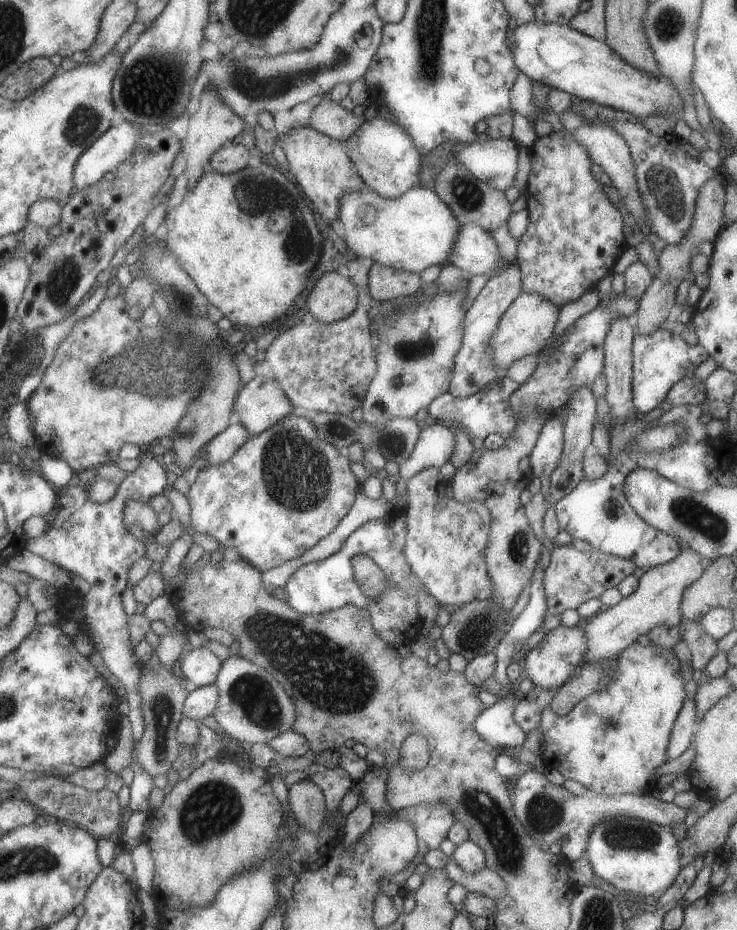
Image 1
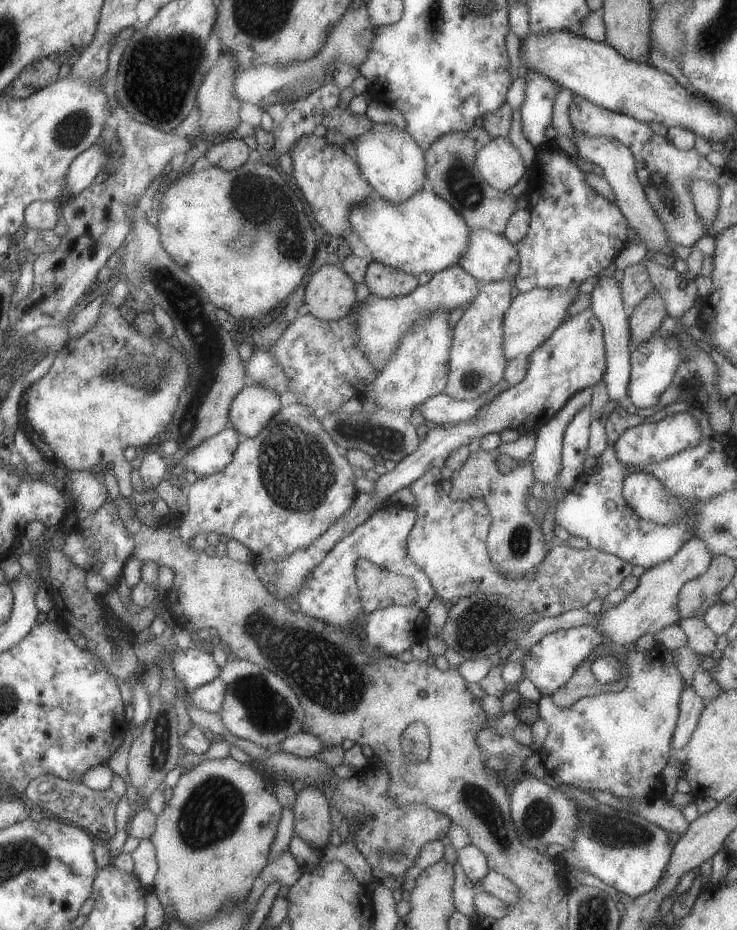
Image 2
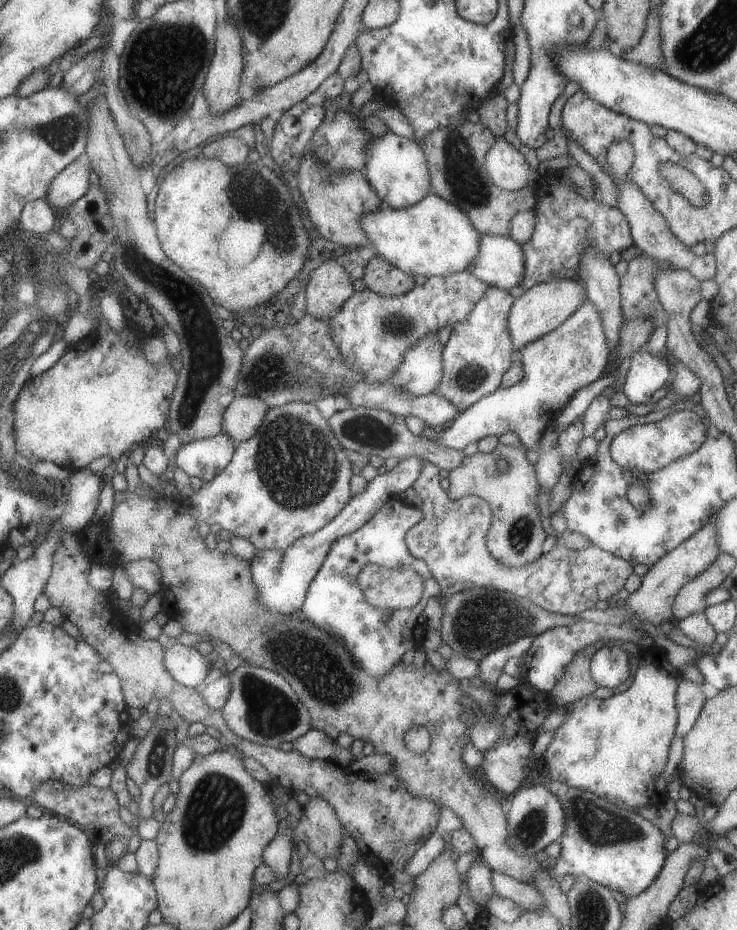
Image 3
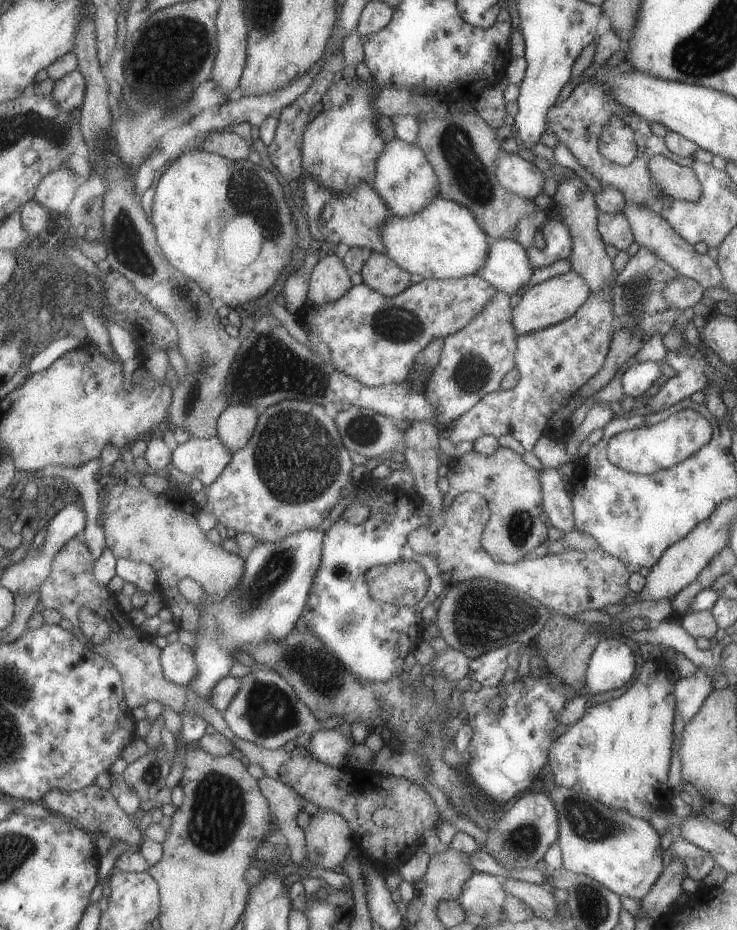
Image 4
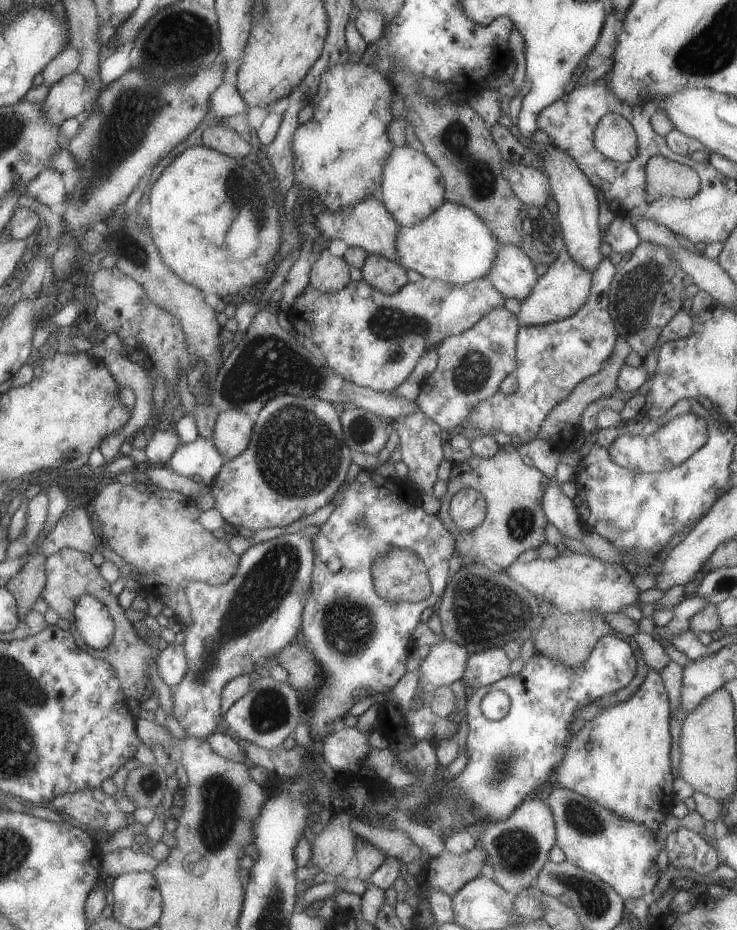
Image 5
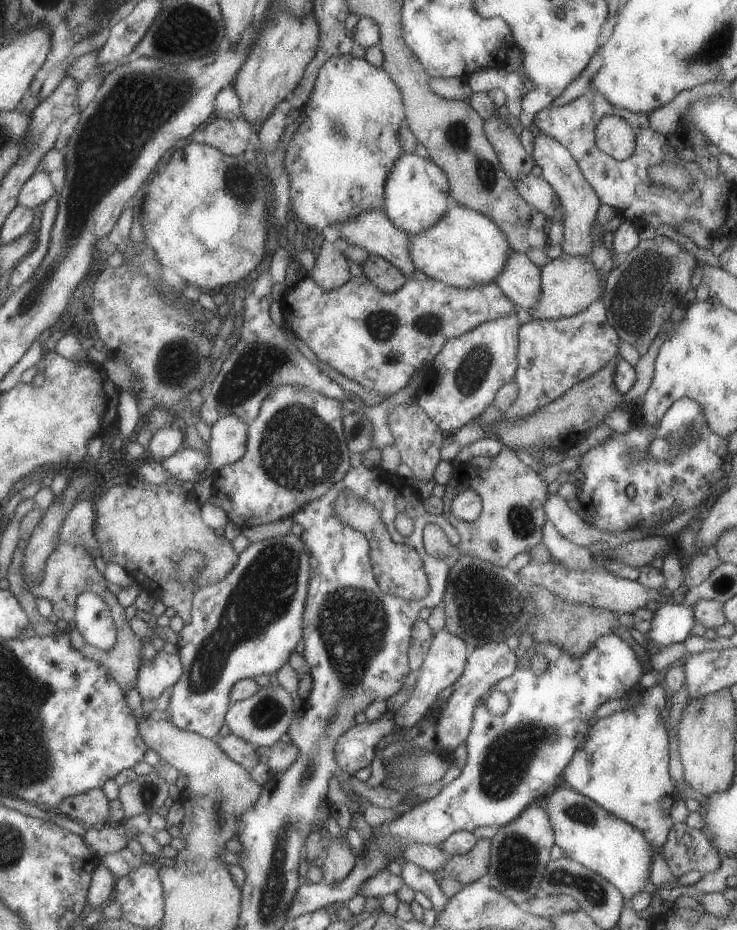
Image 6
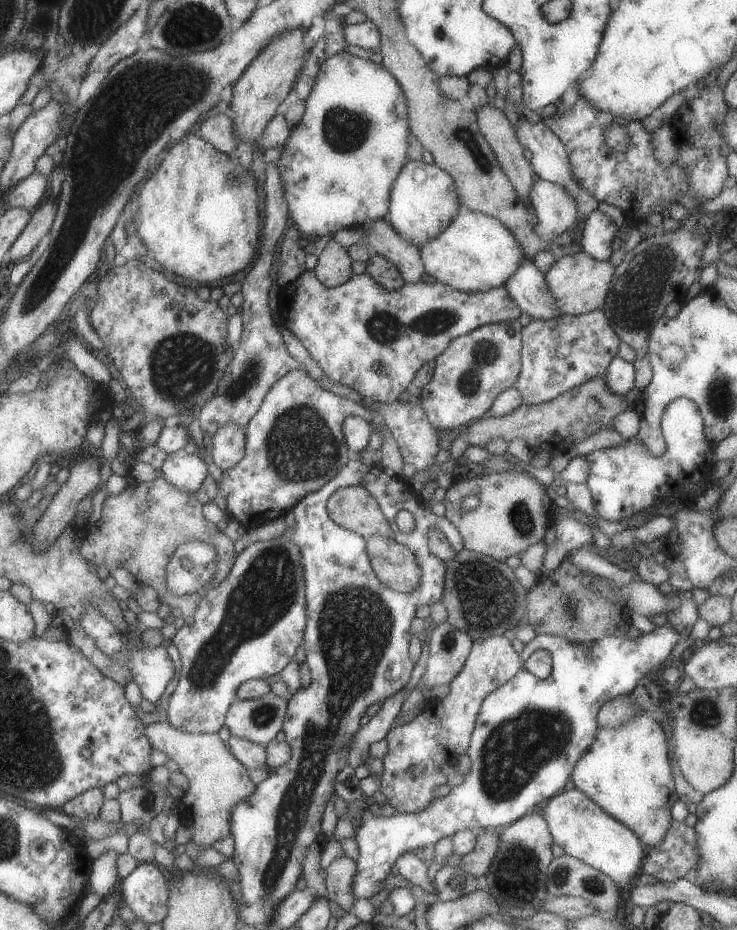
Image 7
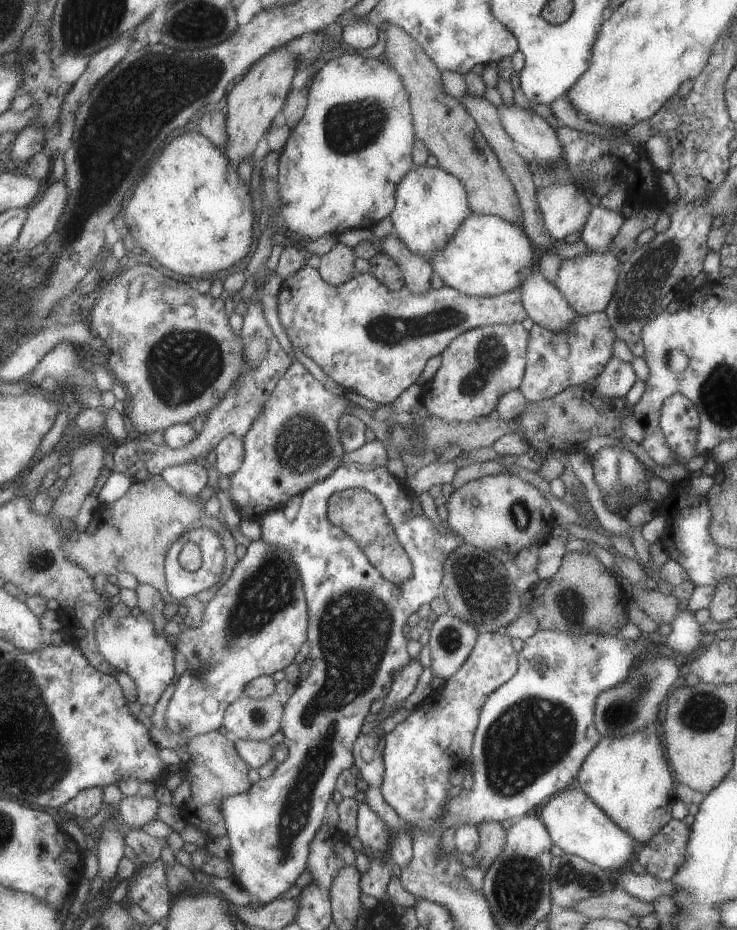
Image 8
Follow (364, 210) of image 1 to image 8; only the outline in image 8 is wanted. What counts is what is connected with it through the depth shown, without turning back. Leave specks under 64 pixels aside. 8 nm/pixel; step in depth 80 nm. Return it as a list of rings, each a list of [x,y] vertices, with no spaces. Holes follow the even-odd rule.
[[[471,213],[459,225],[447,244],[429,260],[447,287],[466,295],[492,297],[517,289],[527,275],[536,269],[538,252],[519,225],[508,223],[497,215]]]

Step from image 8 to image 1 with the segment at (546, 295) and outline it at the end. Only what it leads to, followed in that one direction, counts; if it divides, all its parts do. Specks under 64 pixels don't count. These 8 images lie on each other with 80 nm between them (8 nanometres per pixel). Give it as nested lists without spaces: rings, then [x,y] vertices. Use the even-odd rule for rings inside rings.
[[[459,224],[455,242],[448,254],[448,264],[470,276],[485,274],[493,277],[506,266],[491,233],[474,224]]]

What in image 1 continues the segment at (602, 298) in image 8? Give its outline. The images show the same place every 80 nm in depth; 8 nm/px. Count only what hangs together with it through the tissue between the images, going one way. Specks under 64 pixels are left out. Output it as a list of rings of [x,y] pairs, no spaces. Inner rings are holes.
[[[521,291],[509,304],[509,308],[500,316],[496,331],[487,343],[492,348],[492,363],[500,375],[515,360],[525,355],[539,353],[552,336],[553,327],[558,319],[560,308],[549,299],[544,299],[536,292]]]

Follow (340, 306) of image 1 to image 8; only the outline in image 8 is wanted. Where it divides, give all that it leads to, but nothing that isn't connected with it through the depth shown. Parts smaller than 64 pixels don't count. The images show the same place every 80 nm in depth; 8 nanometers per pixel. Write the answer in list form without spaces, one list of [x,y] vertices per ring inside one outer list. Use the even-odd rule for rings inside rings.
[[[338,242],[320,257],[317,272],[324,283],[339,286],[356,274],[353,267],[355,258],[353,248]]]

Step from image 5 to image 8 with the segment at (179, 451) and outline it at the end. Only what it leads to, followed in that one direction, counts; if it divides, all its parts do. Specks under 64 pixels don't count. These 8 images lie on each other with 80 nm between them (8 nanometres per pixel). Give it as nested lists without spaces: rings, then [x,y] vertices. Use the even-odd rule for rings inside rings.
[[[191,461],[165,467],[159,475],[175,492],[192,497],[206,485],[207,467],[201,461]]]

